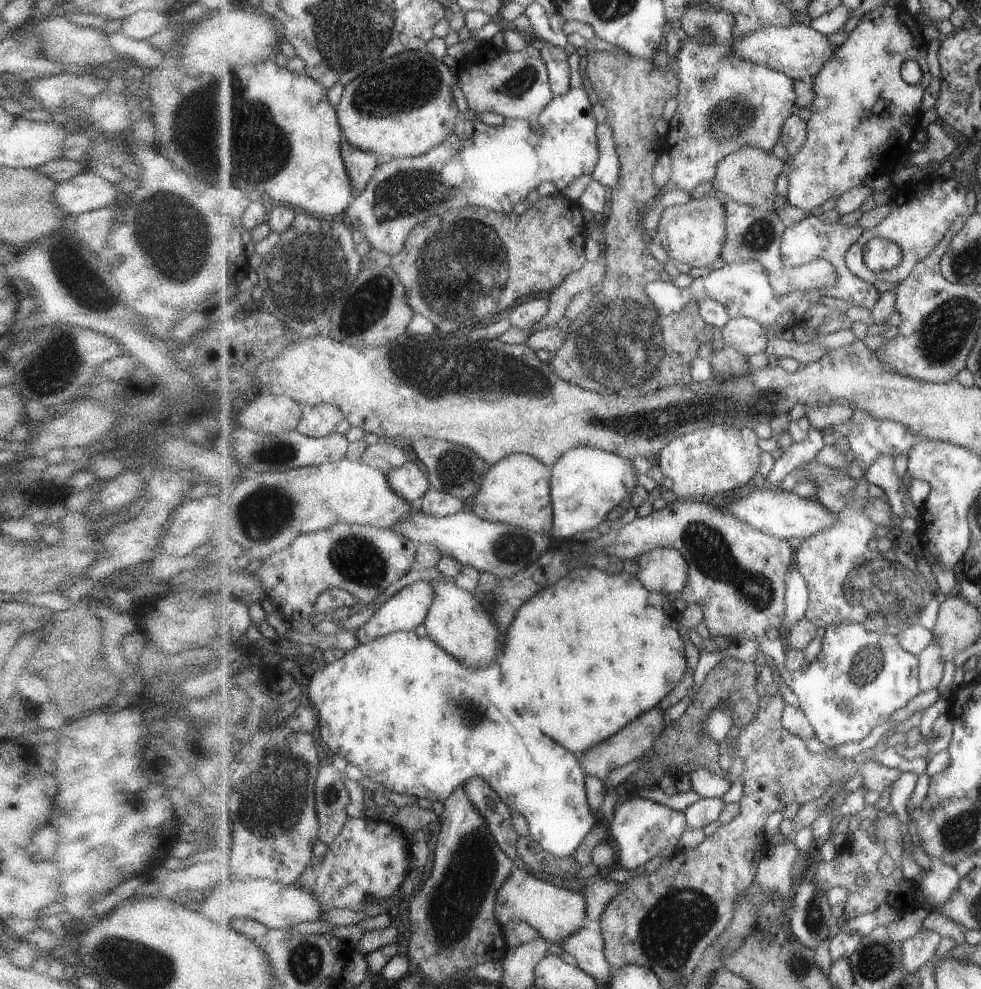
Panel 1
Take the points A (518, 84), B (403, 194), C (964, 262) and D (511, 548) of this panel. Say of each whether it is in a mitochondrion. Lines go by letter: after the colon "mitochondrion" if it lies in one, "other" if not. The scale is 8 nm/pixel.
A: mitochondrion
B: mitochondrion
C: mitochondrion
D: mitochondrion

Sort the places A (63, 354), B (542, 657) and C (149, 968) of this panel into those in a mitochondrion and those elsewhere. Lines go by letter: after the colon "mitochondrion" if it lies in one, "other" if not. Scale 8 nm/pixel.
A: mitochondrion
B: other
C: mitochondrion

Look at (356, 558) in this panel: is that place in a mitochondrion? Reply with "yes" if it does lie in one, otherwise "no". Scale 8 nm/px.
yes

